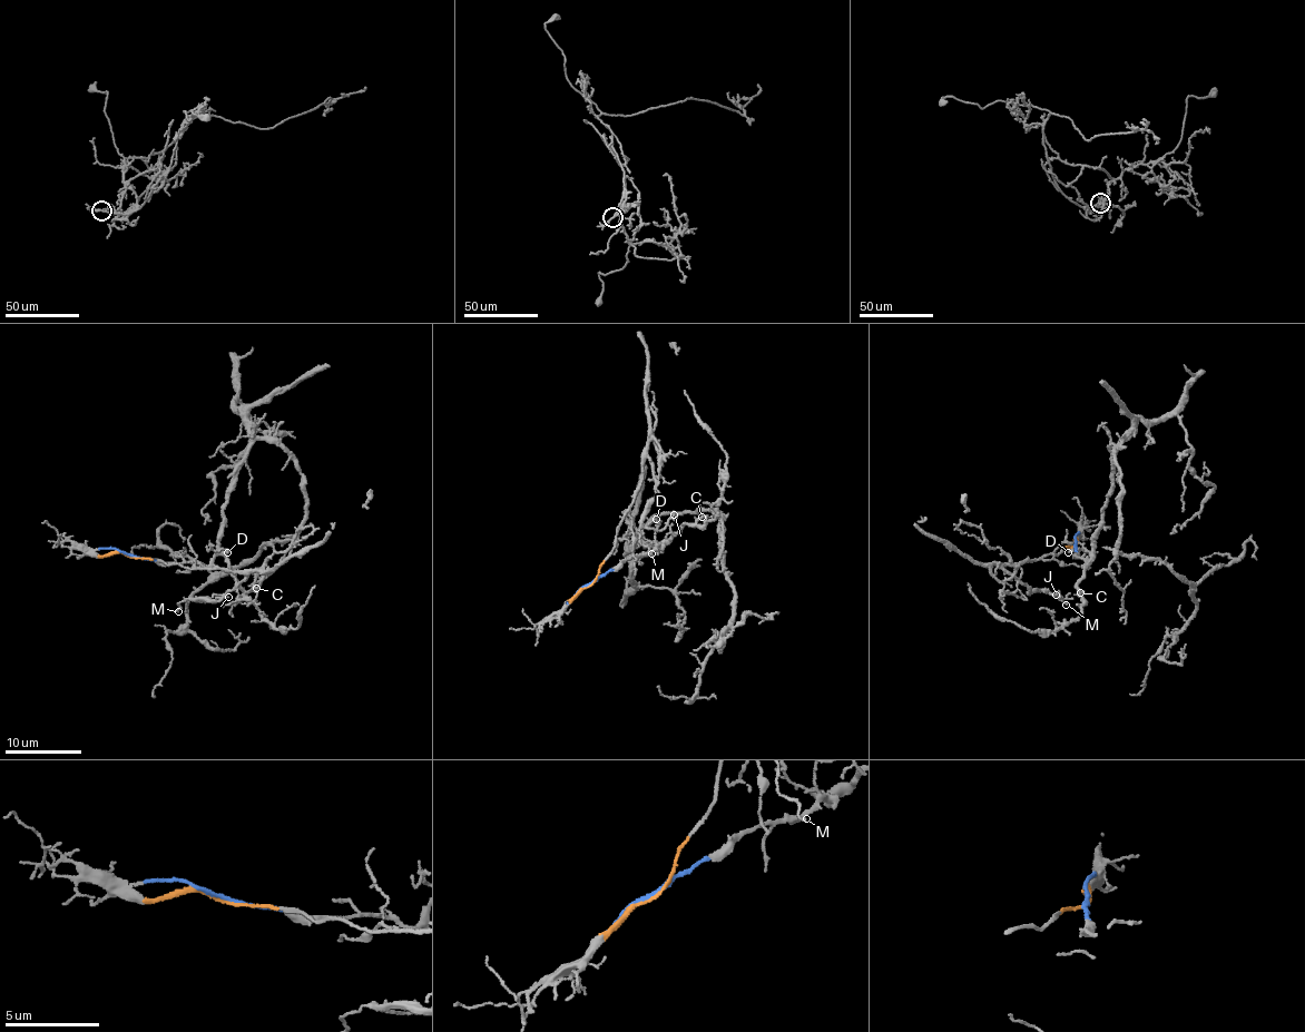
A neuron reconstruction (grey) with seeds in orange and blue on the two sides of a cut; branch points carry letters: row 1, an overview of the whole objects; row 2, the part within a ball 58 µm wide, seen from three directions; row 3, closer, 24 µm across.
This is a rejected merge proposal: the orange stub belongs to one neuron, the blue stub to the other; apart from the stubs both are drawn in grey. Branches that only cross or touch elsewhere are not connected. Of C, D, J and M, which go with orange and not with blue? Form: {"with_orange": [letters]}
{"with_orange": ["J", "M"]}

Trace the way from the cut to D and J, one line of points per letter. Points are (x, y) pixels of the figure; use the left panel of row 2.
D: (127, 554), (168, 563), (196, 562), (206, 567), (215, 551), (222, 548), (227, 553)
J: (127, 554), (192, 569), (226, 569), (244, 575), (218, 600), (193, 598), (206, 601), (229, 597)

